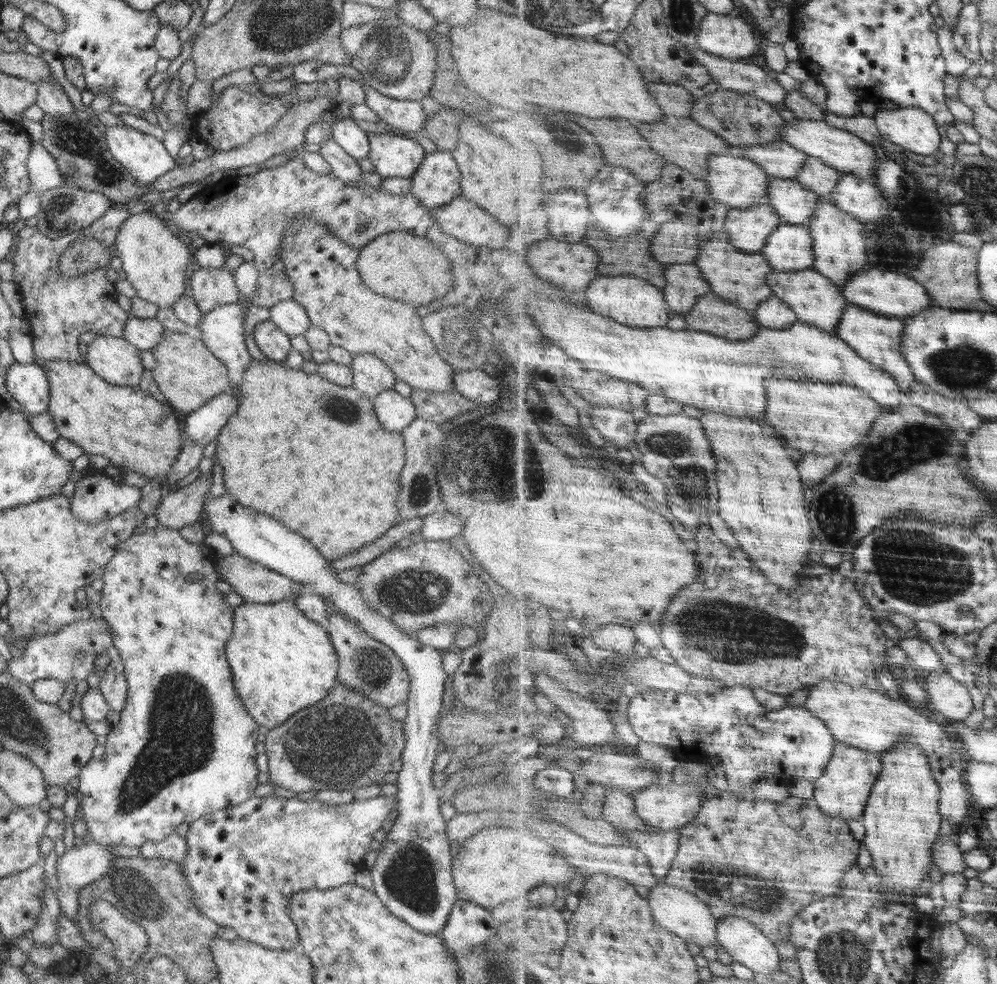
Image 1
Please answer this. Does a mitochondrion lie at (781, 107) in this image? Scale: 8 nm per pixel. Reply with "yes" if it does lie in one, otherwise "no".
no

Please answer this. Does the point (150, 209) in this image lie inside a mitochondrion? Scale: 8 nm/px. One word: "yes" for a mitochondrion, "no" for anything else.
no

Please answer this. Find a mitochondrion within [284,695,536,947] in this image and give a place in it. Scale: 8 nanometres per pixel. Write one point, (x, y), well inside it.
(412, 880)

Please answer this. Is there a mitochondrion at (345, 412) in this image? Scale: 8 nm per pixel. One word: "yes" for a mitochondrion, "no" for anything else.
yes

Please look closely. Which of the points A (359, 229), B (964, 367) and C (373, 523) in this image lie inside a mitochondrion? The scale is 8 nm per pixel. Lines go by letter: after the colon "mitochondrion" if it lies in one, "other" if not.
A: mitochondrion
B: mitochondrion
C: other

